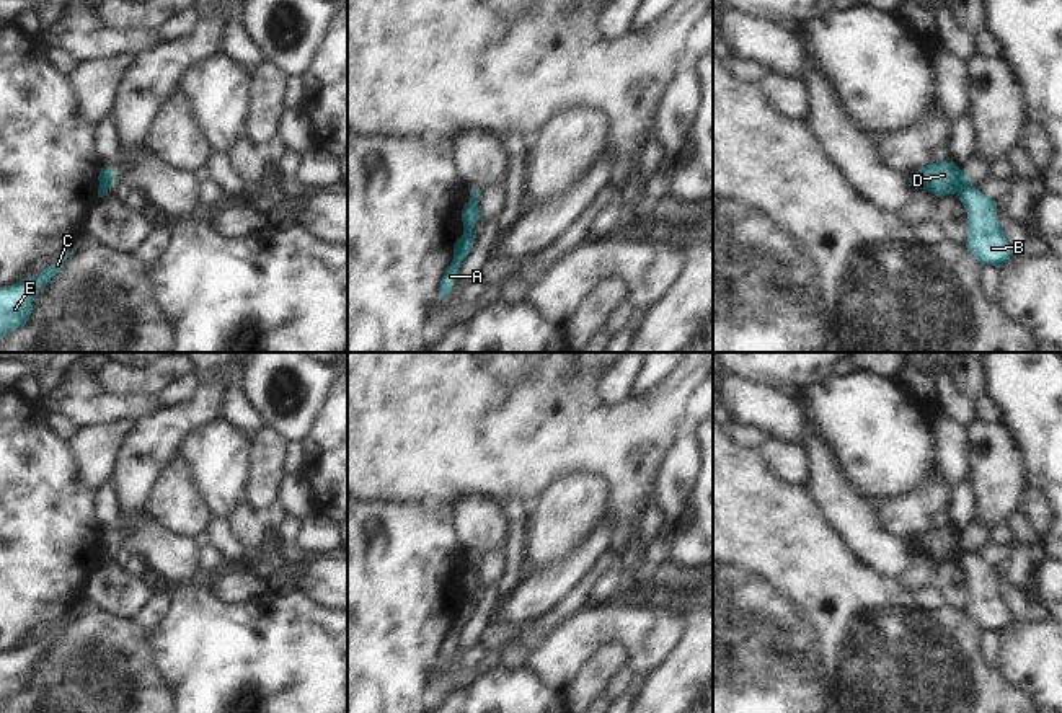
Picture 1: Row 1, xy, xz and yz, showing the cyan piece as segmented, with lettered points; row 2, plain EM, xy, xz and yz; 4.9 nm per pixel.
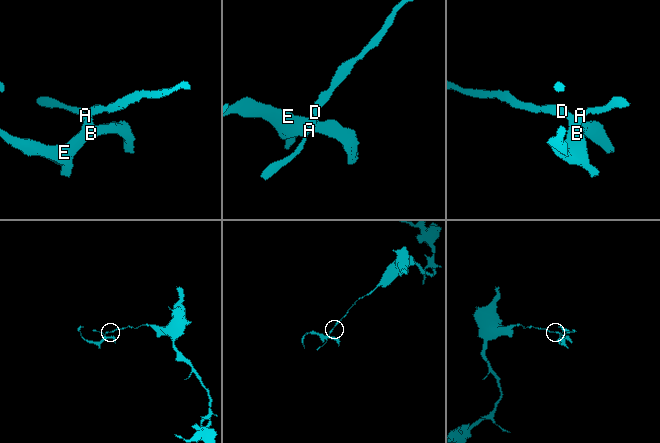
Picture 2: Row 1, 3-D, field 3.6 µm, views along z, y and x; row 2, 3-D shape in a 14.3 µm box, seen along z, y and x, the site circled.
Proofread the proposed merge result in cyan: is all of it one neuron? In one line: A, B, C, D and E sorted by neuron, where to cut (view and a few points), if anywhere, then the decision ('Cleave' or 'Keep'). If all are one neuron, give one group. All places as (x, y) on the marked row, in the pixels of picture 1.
Groups: A B C E / D. Split along yz (966, 181), (956, 191). Cleave.

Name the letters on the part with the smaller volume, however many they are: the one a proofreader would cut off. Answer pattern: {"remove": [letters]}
{"remove": ["A", "B", "C", "E"]}

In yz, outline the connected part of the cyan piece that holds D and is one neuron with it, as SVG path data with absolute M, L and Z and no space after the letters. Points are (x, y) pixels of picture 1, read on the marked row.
M935 162L918 168L909 181L915 189L927 189L936 197L941 197L945 194L956 194L966 183L967 175L953 162Z

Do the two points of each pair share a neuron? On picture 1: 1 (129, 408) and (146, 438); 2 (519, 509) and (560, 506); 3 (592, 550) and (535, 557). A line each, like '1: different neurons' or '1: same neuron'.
1: different neurons
2: different neurons
3: different neurons

